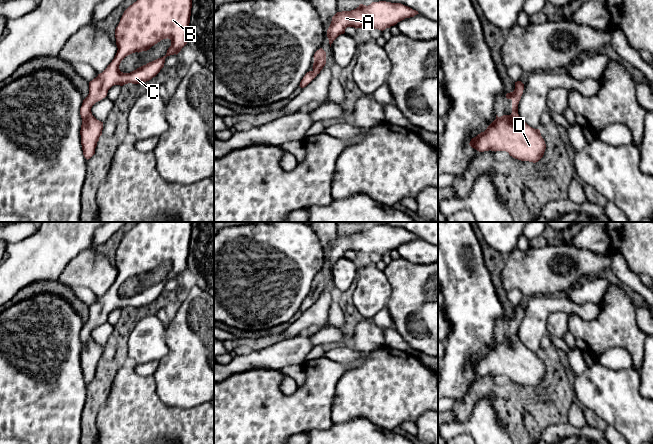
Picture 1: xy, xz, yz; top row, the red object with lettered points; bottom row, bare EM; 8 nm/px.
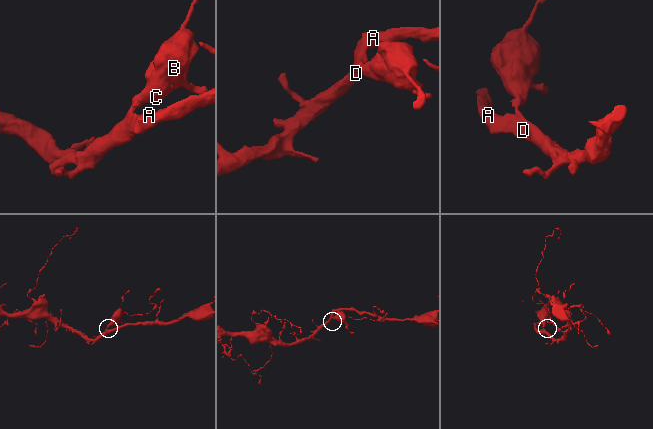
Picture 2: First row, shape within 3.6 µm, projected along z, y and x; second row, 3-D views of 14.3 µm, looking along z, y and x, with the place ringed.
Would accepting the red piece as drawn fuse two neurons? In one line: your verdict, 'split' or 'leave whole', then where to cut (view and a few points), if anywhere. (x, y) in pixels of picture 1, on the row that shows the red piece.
leave whole; no cut

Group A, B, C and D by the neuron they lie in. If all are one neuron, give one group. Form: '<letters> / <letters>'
A B C D

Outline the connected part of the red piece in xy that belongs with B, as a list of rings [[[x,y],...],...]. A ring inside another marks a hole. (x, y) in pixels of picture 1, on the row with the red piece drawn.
[[[137,0],[124,11],[115,29],[117,53],[107,68],[89,82],[89,94],[83,100],[80,108],[82,118],[80,130],[81,145],[83,155],[87,160],[95,154],[95,148],[103,130],[103,122],[97,120],[92,115],[92,106],[105,98],[108,90],[114,85],[140,84],[155,77],[164,67],[165,58],[170,55],[177,55],[187,44],[191,8],[192,0]],[[167,38],[171,40],[171,46],[168,48],[165,56],[149,62],[130,73],[120,71],[119,65],[126,56],[135,52],[147,51],[161,40]]]

